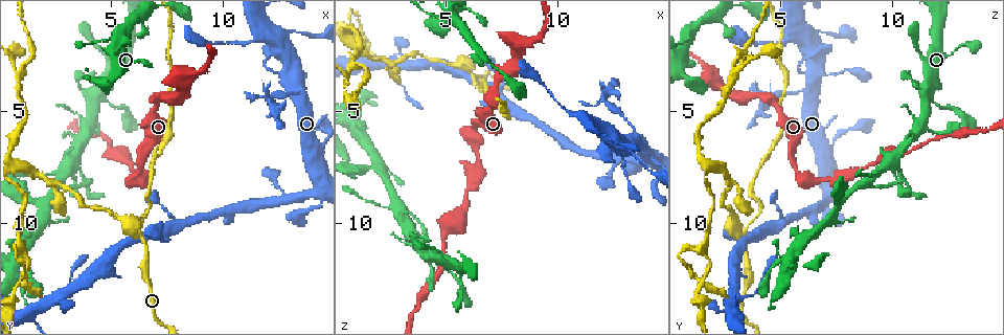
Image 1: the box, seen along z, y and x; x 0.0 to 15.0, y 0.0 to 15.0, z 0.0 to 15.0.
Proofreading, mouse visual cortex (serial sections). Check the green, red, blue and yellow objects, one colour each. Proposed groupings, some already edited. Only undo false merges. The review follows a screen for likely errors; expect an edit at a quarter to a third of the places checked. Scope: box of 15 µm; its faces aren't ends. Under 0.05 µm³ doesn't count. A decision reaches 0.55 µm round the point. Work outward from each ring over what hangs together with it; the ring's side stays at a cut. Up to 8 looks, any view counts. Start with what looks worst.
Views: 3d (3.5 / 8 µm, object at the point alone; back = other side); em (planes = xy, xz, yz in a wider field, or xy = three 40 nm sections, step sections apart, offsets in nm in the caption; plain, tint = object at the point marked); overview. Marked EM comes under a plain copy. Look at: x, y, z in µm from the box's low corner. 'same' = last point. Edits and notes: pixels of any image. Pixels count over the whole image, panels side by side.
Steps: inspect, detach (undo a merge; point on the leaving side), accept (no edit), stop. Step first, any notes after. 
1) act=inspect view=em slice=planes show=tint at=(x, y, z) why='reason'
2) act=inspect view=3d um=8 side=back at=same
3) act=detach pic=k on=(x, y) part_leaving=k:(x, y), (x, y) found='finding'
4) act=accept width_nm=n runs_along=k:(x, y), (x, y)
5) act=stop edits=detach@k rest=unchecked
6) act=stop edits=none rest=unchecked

act=inspect view=3d um=3.5 at=(6.3, 10.6, 3.3) why='branch point'

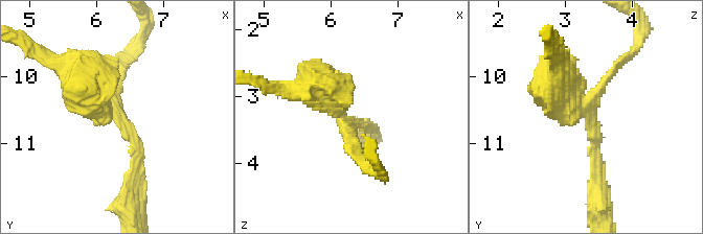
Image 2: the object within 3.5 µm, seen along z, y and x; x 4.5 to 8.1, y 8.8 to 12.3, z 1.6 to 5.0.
act=inspect view=em slice=xy step=3 show=tint at=(6.30, 10.55, 3.35) why='shape alone is not enough'

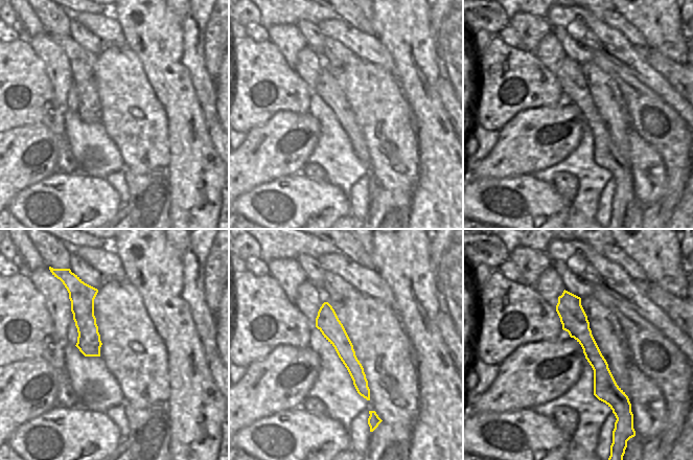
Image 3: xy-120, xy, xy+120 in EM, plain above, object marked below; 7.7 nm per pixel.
act=detach pic=2 on=(319, 104) arms=3 arm_widths_nm=150,150,500 part_leaving=2:(342, 114), (326, 87), (275, 90) found='a second cell is stuck on'

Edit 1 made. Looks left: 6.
act=inspect view=3d um=3.5 at=(5.0, 7.0, 10.6) why='calibre changes'

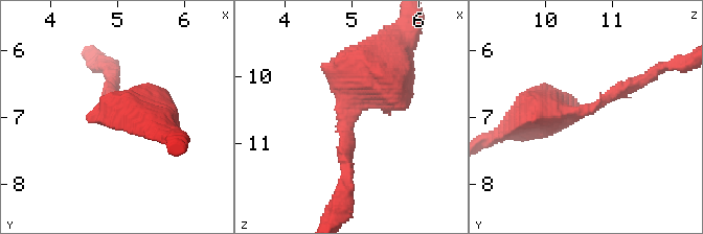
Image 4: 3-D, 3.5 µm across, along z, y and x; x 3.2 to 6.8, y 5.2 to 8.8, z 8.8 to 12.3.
act=inspect view=em slice=planes show=tint at=(4.90, 6.90, 10.65) arm_widths_nm=150,600 why='now the EM'

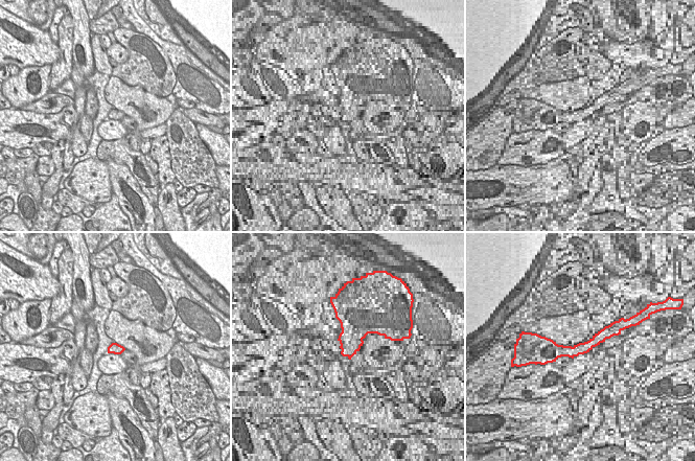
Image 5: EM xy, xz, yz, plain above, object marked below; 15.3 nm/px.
act=accept runs_along=4:(384, 65), (348, 104), (345, 180) found='all the same cell'

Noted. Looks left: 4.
act=inspect view=em slice=xy step=5 show=tint at=(12.1, 4.4, 4.4) why='abrupt turn'

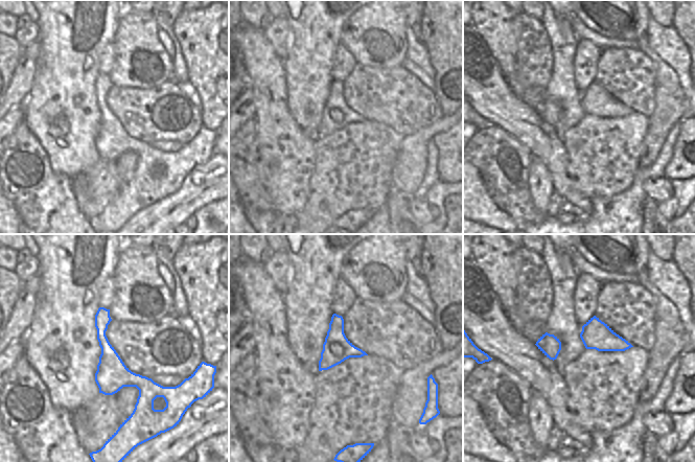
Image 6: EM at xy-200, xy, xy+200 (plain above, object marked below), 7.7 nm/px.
act=inspect view=3d um=3.5 at=same why='see where the arms go'

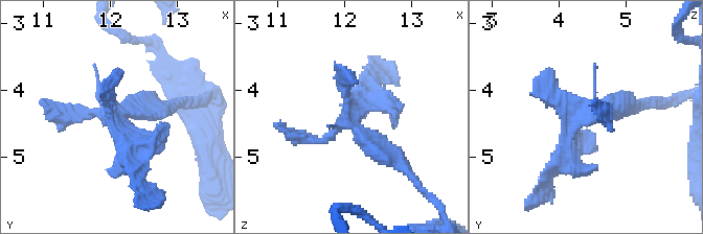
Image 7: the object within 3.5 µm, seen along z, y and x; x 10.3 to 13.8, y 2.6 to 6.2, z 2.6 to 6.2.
act=detach pic=7 on=(574, 140) width_nm=220 part_leaving=7:(592, 113), (541, 190) found='a second cell is stuck on'

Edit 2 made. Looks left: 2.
act=stop edits=detach@2,detach@7 rest=unchecked

